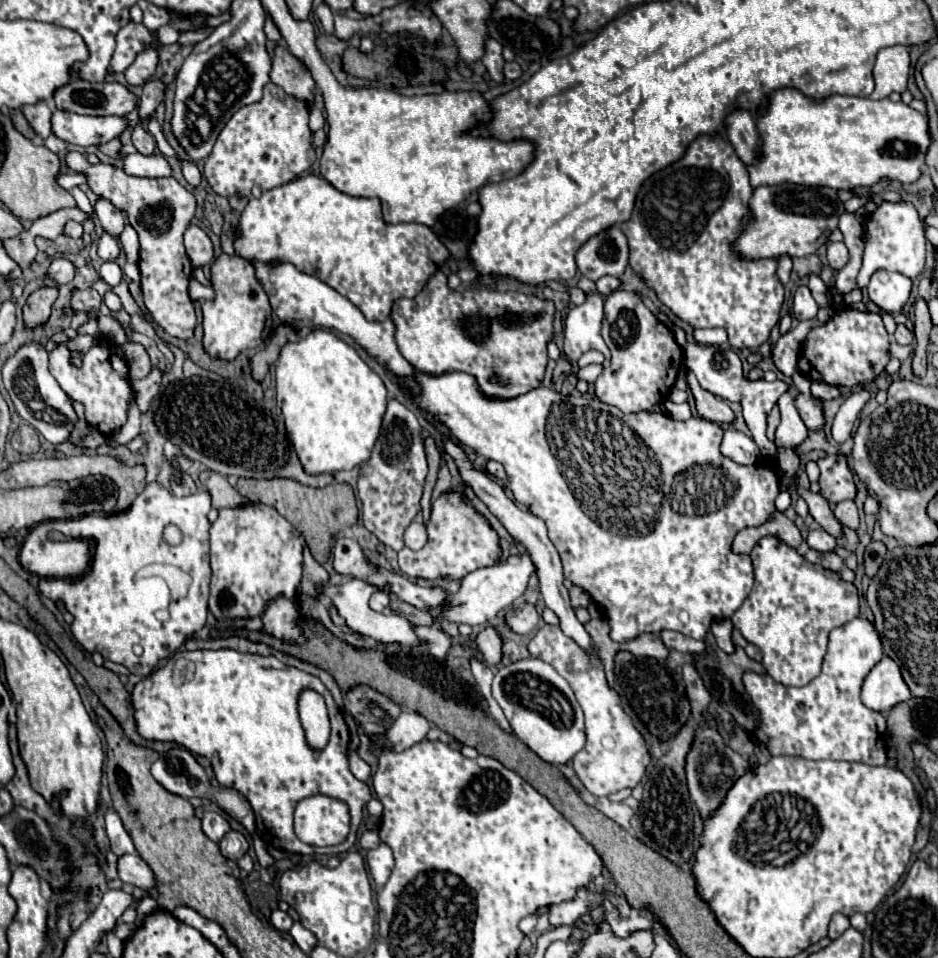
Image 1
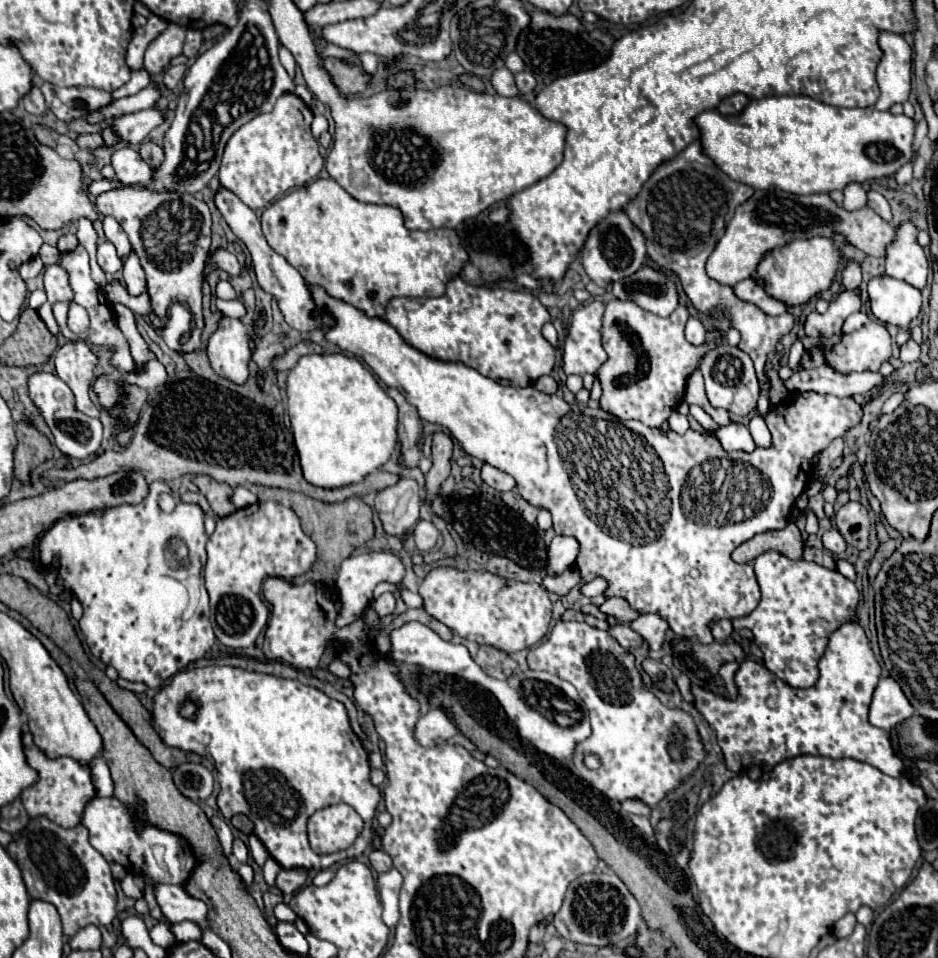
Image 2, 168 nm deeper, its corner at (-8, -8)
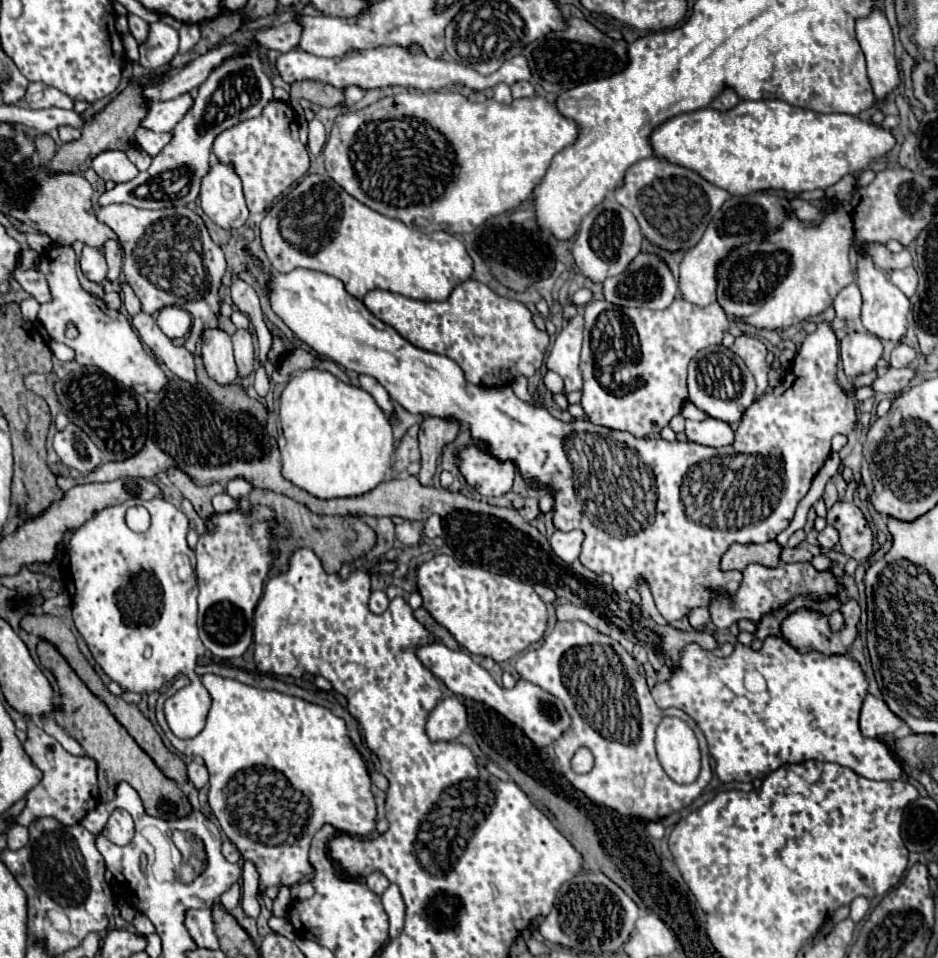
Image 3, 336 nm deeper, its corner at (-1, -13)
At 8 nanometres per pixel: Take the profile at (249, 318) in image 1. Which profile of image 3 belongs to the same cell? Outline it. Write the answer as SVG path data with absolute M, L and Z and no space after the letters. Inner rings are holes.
M207 329L203 333L201 357L205 357L205 369L211 379L221 385L229 385L237 379L237 367L233 359L231 337L221 329Z

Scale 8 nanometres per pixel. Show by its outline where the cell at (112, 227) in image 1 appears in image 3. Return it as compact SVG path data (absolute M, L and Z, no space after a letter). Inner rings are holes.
M117 241L105 243L105 259L107 259L107 265L109 265L107 279L115 281L121 275L121 261L123 261L123 253L121 253L121 247L119 247Z

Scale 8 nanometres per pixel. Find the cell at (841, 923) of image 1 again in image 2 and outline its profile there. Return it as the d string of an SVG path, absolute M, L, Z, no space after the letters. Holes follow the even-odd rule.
M846 914L842 916L836 924L834 924L834 936L836 938L844 938L844 936L850 936L856 928L856 916L854 914Z

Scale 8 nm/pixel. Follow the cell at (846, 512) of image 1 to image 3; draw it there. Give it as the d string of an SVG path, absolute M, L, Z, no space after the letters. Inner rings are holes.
M837 501L827 511L827 523L839 531L843 553L851 559L867 559L873 551L873 533L855 503Z

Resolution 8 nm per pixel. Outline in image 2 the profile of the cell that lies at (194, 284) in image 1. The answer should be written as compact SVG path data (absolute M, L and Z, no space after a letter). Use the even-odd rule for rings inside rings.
M236 298L236 300L216 299L216 308L230 318L244 318L244 304Z

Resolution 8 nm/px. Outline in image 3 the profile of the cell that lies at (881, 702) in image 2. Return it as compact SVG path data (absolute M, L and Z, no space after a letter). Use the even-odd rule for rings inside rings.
M867 695L861 707L859 729L865 737L883 737L887 733L895 733L901 727L901 719L891 713L883 699Z

